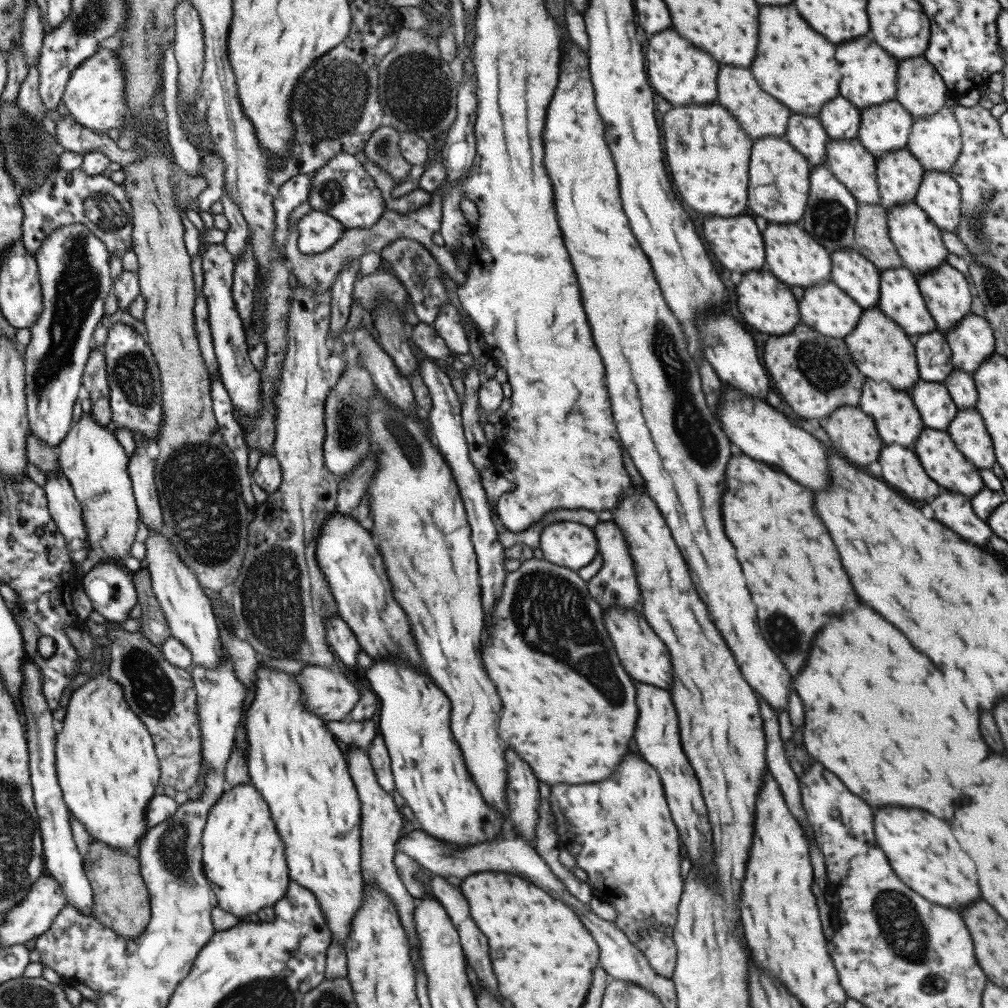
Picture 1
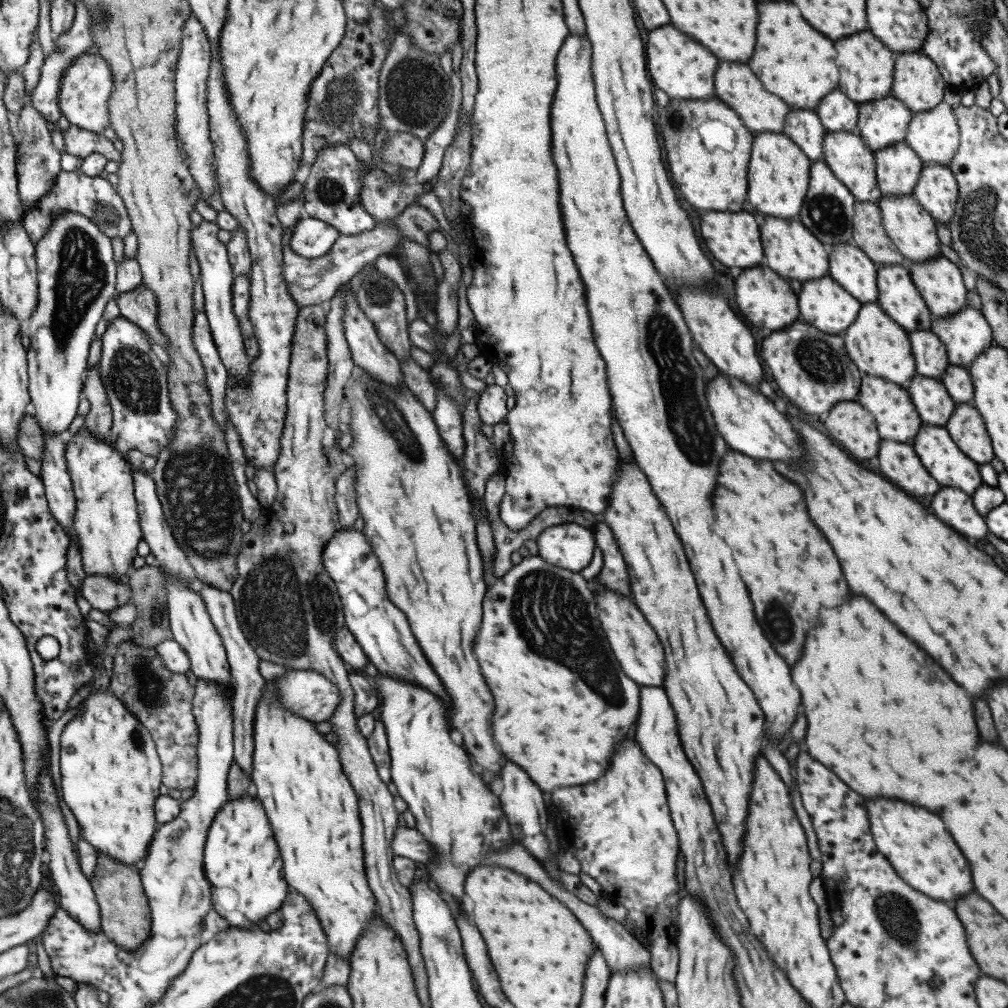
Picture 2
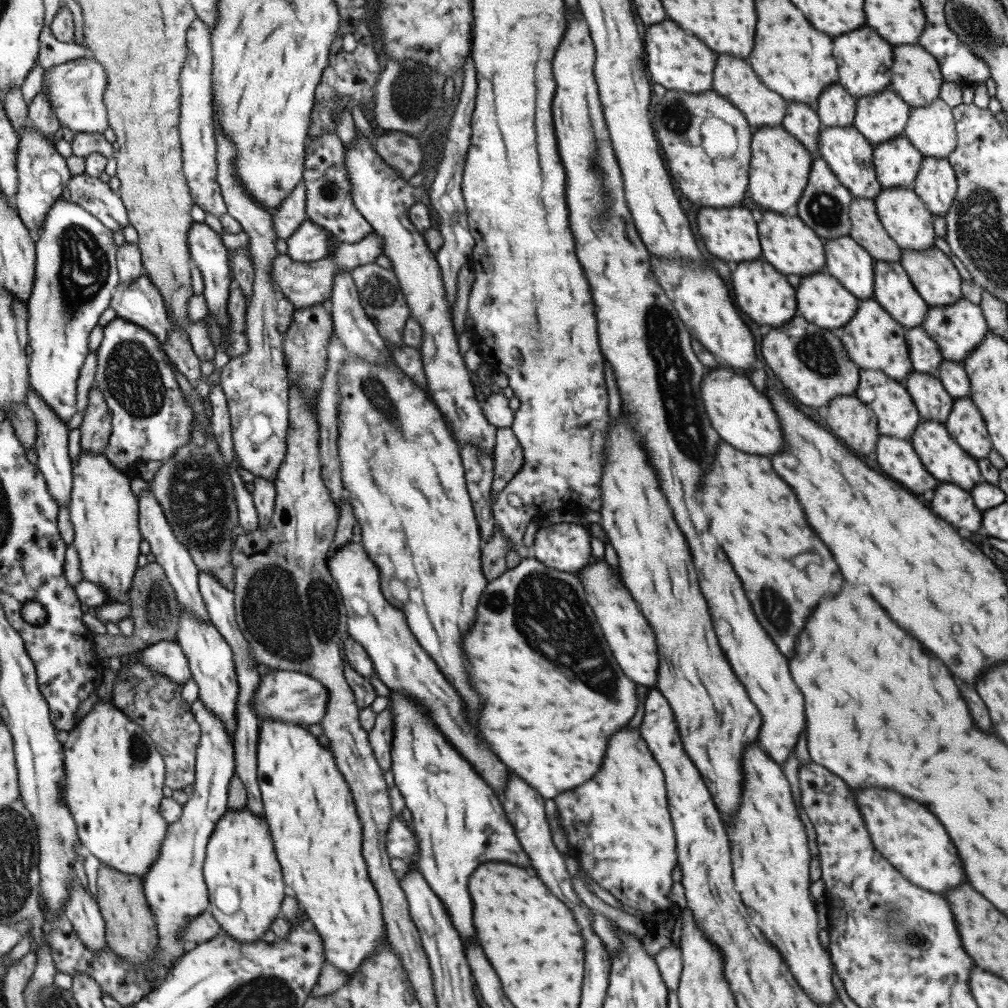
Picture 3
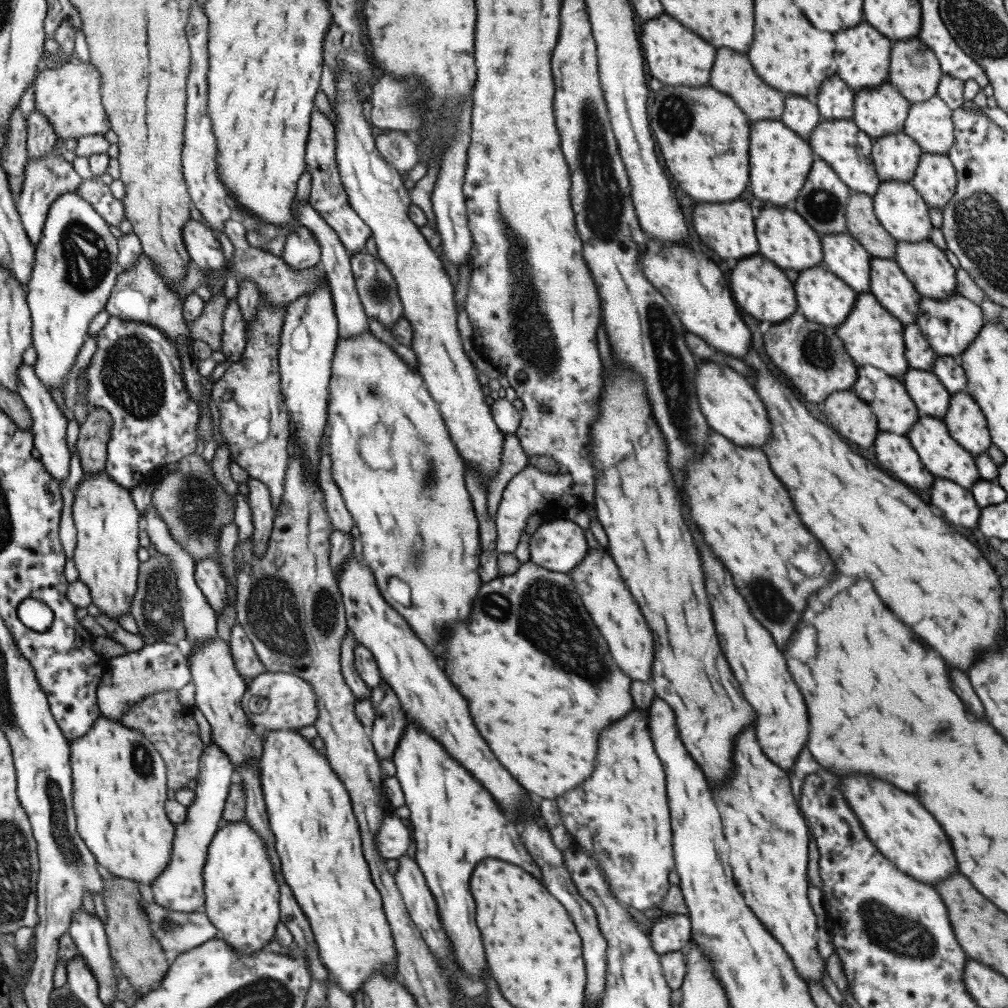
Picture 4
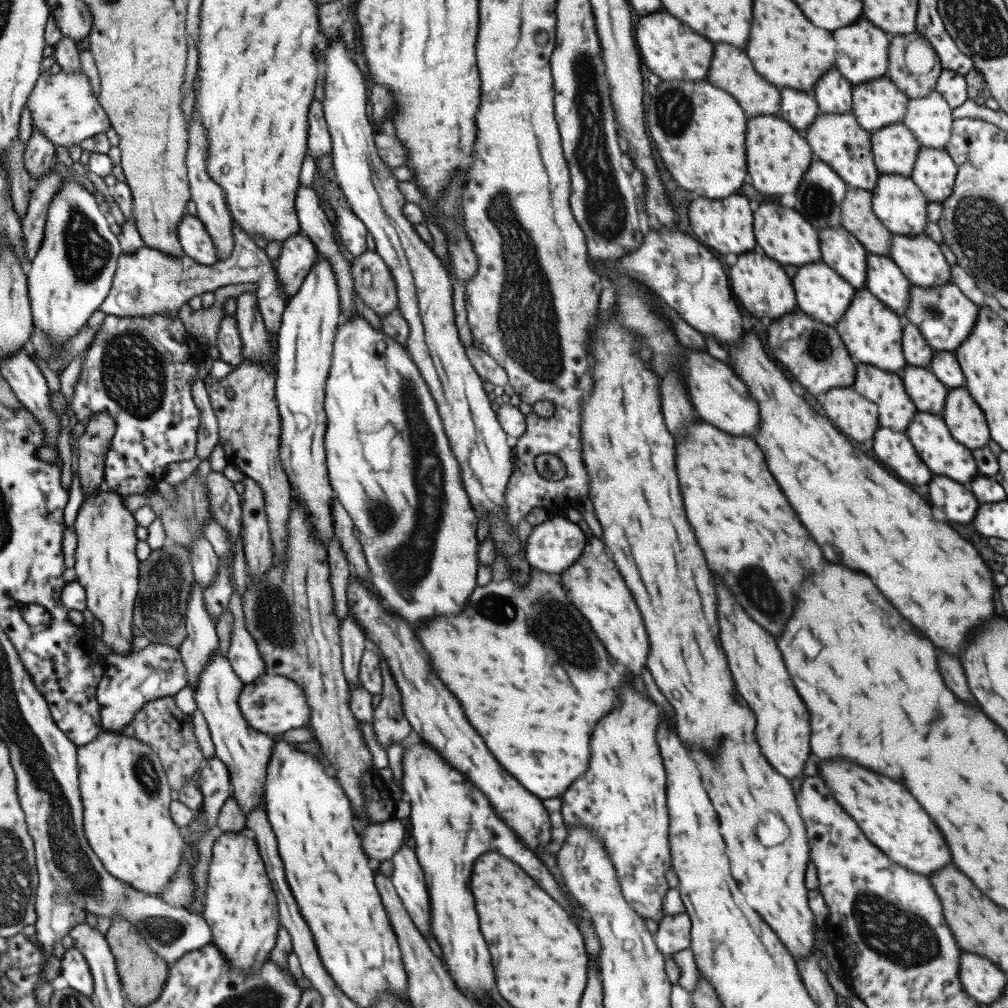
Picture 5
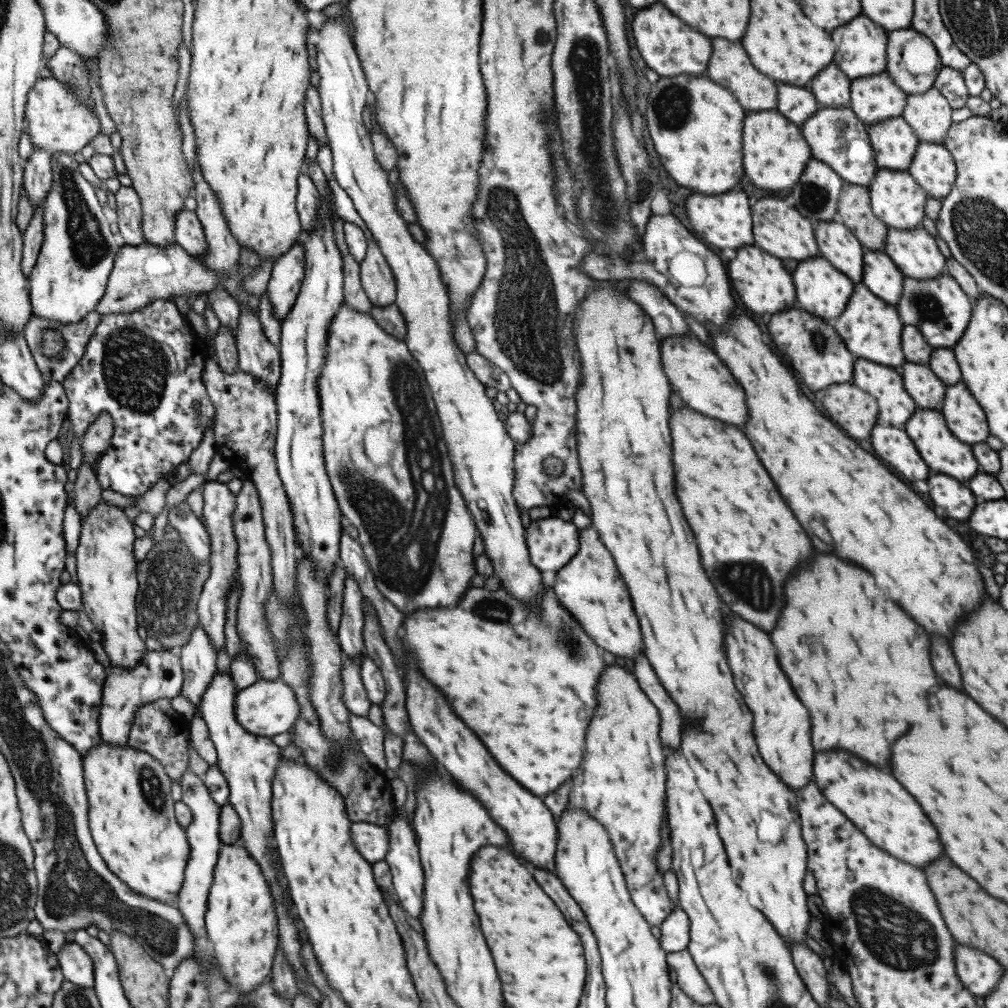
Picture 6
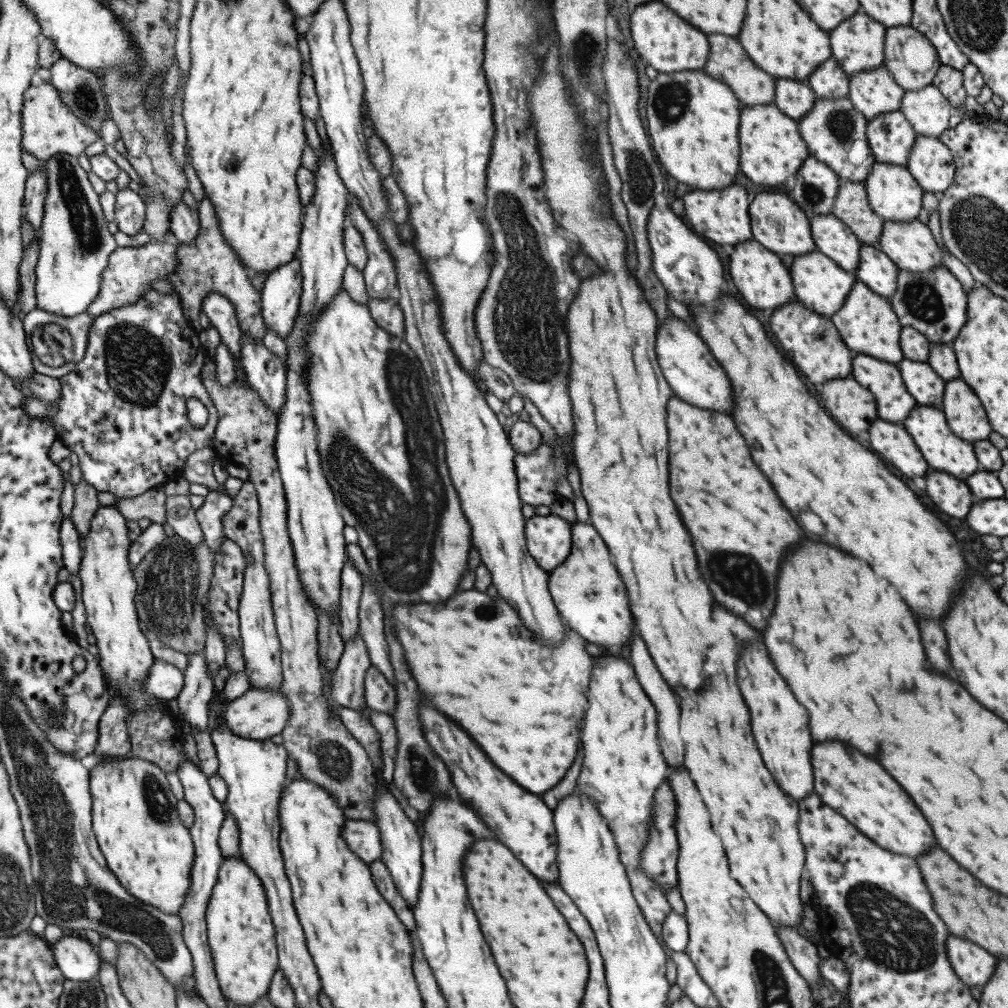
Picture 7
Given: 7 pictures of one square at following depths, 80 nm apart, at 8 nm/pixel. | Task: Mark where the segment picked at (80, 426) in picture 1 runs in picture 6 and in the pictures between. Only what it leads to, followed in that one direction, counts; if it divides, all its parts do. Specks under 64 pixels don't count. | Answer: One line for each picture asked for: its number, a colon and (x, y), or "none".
2: (106, 522)
3: (104, 512)
4: (106, 520)
5: (106, 566)
6: (105, 566)

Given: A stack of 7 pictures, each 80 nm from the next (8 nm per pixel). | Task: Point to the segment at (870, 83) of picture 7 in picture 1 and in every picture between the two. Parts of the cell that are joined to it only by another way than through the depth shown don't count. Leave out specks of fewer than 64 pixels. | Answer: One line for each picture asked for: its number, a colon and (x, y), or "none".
1: (882, 128)
2: (882, 123)
3: (880, 117)
4: (879, 111)
5: (876, 103)
6: (873, 98)

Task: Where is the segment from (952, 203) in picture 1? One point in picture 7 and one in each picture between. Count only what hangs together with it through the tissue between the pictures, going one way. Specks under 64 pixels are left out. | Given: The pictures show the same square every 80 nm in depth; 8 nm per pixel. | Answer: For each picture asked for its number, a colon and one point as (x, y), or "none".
2: (936, 190)
3: (935, 184)
4: (934, 179)
5: (934, 173)
6: (932, 167)
7: (929, 162)

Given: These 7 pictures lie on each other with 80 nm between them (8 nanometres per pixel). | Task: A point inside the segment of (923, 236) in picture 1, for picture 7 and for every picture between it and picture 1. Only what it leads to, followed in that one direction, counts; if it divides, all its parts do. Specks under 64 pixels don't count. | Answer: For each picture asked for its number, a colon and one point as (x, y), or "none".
2: (910, 227)
3: (904, 217)
4: (900, 210)
5: (898, 204)
6: (895, 198)
7: (893, 194)

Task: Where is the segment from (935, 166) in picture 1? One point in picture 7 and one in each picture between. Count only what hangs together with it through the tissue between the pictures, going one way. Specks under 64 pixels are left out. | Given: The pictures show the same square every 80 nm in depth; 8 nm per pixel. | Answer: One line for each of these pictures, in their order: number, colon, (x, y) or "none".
2: (933, 135)
3: (930, 129)
4: (929, 124)
5: (929, 118)
6: (927, 114)
7: (927, 111)

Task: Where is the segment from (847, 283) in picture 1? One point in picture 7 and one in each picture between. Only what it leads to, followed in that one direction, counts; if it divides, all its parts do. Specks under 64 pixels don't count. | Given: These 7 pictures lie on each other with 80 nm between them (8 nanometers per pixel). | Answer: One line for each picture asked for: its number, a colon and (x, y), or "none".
2: (848, 266)
3: (845, 260)
4: (842, 255)
5: (839, 249)
6: (836, 243)
7: (833, 238)

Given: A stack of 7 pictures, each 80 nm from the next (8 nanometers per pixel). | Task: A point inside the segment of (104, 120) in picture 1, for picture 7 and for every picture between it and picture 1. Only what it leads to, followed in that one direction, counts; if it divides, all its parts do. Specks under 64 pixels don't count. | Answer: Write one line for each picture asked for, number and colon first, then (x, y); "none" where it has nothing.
2: (88, 87)
3: (77, 88)
4: (70, 95)
5: (63, 106)
6: (59, 119)
7: (50, 127)

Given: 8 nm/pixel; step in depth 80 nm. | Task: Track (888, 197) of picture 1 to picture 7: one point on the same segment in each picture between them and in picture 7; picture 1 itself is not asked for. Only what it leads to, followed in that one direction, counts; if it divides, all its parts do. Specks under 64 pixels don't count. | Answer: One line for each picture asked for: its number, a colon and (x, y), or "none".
2: (897, 167)
3: (896, 162)
4: (894, 156)
5: (894, 148)
6: (893, 142)
7: (889, 135)

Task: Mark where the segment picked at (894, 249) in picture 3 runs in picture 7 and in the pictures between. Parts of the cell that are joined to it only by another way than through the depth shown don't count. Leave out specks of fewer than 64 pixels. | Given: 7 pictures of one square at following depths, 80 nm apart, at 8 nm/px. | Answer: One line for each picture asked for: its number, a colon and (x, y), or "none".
4: (861, 223)
5: (856, 215)
6: (853, 209)
7: (850, 205)

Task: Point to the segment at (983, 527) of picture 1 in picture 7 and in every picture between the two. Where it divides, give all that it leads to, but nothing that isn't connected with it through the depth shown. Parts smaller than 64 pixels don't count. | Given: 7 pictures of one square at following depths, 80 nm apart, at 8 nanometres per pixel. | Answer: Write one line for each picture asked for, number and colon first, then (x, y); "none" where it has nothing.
2: (952, 506)
3: (954, 505)
4: (956, 505)
5: (958, 504)
6: (956, 500)
7: (947, 493)

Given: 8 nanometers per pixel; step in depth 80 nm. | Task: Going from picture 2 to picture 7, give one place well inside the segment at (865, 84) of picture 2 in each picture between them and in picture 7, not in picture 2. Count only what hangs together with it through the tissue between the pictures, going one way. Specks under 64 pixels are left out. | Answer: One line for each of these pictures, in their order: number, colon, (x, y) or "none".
3: (864, 61)
4: (862, 54)
5: (862, 50)
6: (860, 47)
7: (857, 44)

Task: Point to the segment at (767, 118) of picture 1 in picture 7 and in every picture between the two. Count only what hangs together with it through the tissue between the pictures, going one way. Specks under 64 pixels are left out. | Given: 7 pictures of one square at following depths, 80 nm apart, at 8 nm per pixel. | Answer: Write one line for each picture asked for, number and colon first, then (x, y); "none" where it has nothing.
2: (735, 86)
3: (732, 78)
4: (731, 73)
5: (730, 70)
6: (728, 66)
7: (727, 61)

